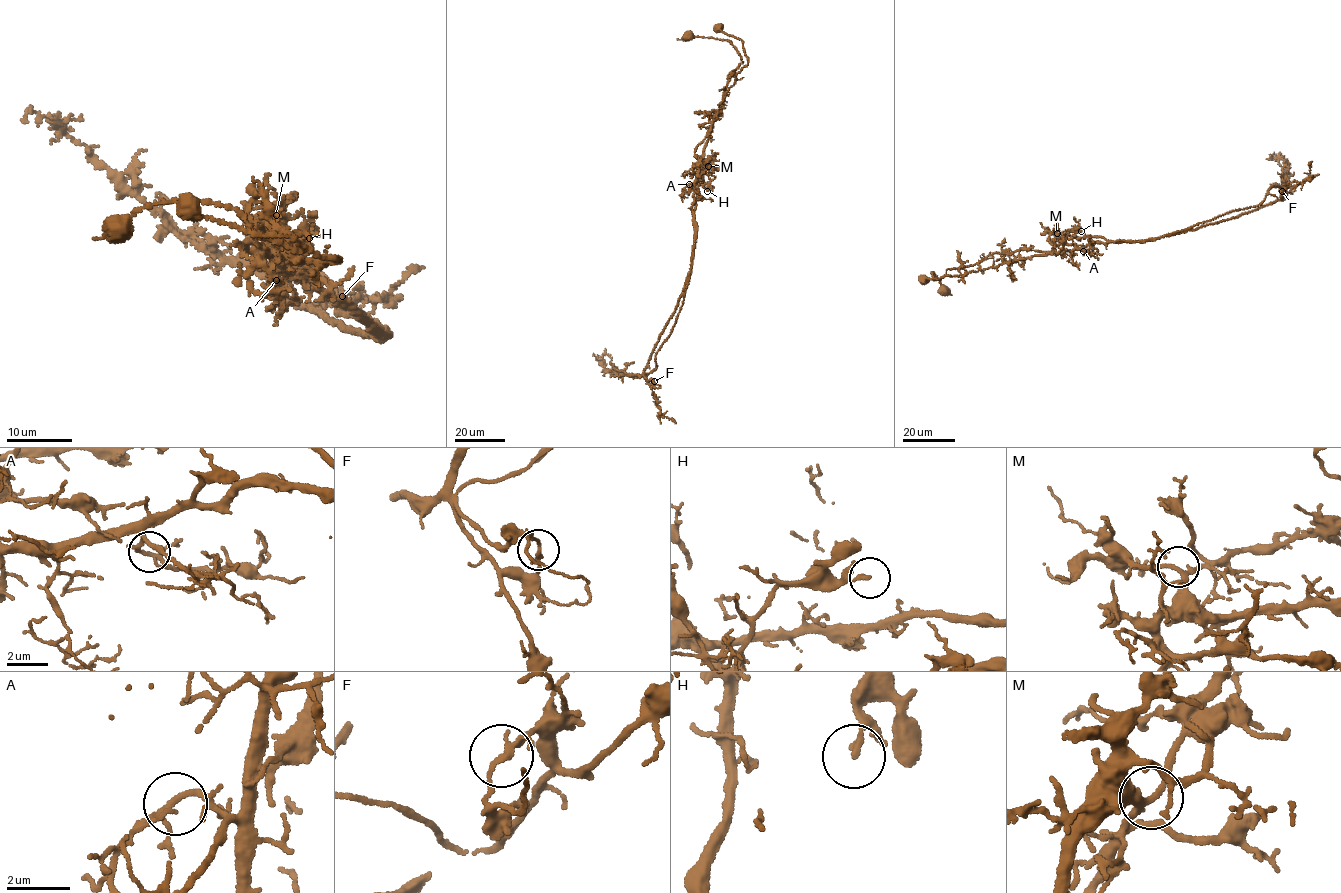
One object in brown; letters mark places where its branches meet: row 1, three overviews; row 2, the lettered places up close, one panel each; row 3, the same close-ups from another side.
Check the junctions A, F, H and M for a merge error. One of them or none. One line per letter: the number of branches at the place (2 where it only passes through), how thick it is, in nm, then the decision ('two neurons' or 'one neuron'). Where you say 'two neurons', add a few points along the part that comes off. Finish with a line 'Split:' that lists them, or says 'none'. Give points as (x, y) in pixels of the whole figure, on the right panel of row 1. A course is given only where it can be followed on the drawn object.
A: branches 3; calibre 150 nm; one neuron
F: branches 3; calibre 130 nm; two neurons; course (1282, 191), (1280, 198), (1268, 194), (1256, 205), (1160, 237), (1096, 243), (962, 277), (926, 281), (923, 277)
H: branches 2; calibre 140 nm; one neuron
M: branches 3; calibre 220 nm; one neuron
Split: F

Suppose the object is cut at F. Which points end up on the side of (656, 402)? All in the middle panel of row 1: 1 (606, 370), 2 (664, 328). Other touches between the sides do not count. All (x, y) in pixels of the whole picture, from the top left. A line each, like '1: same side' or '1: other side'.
1: same side
2: same side

